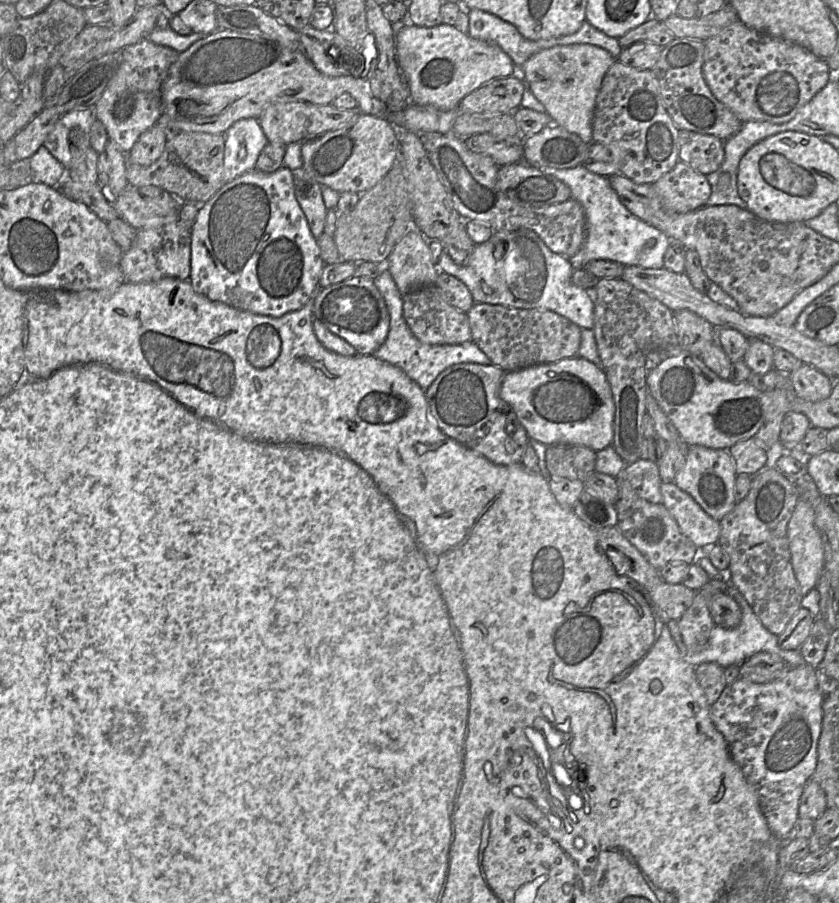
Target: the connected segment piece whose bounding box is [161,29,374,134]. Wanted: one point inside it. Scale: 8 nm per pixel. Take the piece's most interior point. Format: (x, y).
(226, 76)

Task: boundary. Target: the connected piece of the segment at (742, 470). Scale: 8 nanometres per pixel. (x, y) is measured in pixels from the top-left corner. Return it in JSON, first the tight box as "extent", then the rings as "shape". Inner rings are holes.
{"extent":[727,437,767,474],"shape":[[[753,437],[741,440],[727,450],[737,474],[756,474],[767,461],[767,451]]]}

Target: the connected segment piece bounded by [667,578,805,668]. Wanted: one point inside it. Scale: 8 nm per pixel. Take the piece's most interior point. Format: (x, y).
(726, 647)

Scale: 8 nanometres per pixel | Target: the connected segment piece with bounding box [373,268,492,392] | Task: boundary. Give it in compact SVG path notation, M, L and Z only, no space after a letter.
M384 268L374 279L374 284L383 296L389 315L390 327L385 342L373 355L403 370L425 392L438 375L448 367L459 363L491 364L490 358L473 341L454 345L428 345L421 343L409 329L403 315L403 295L399 291L390 271Z

